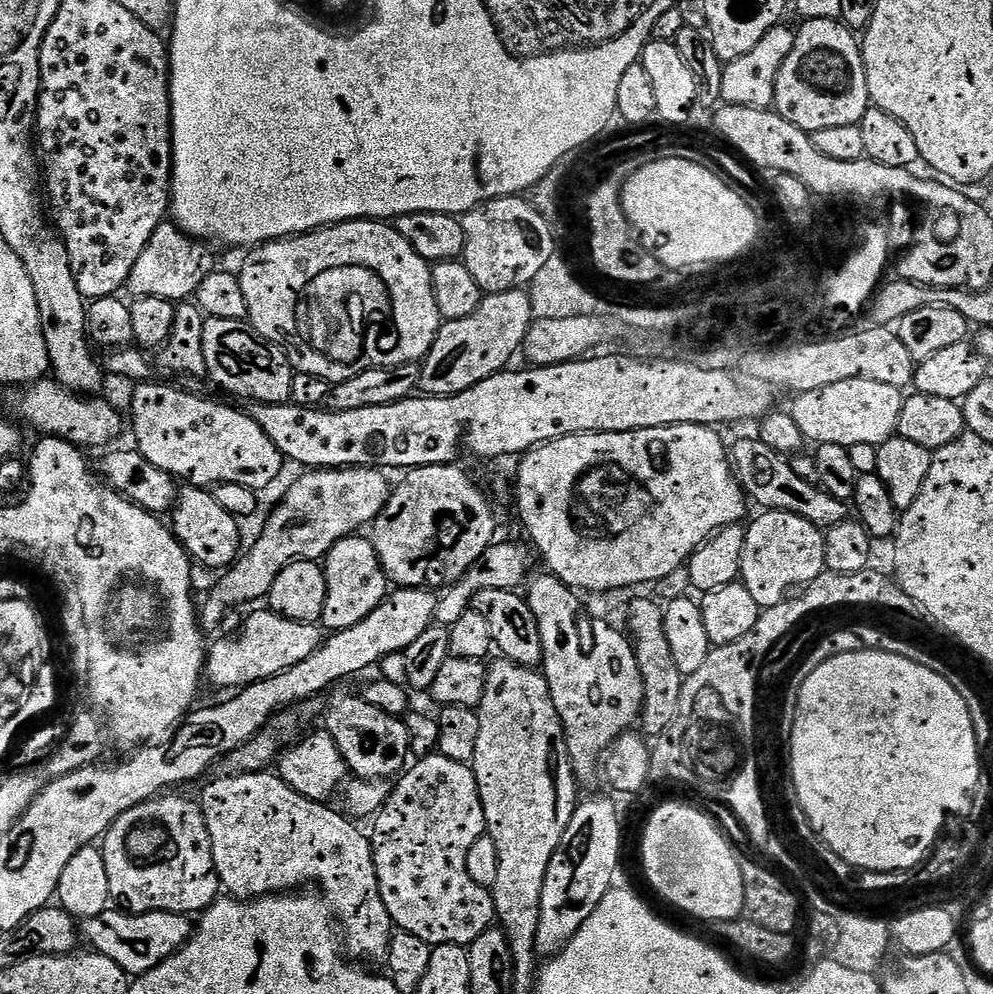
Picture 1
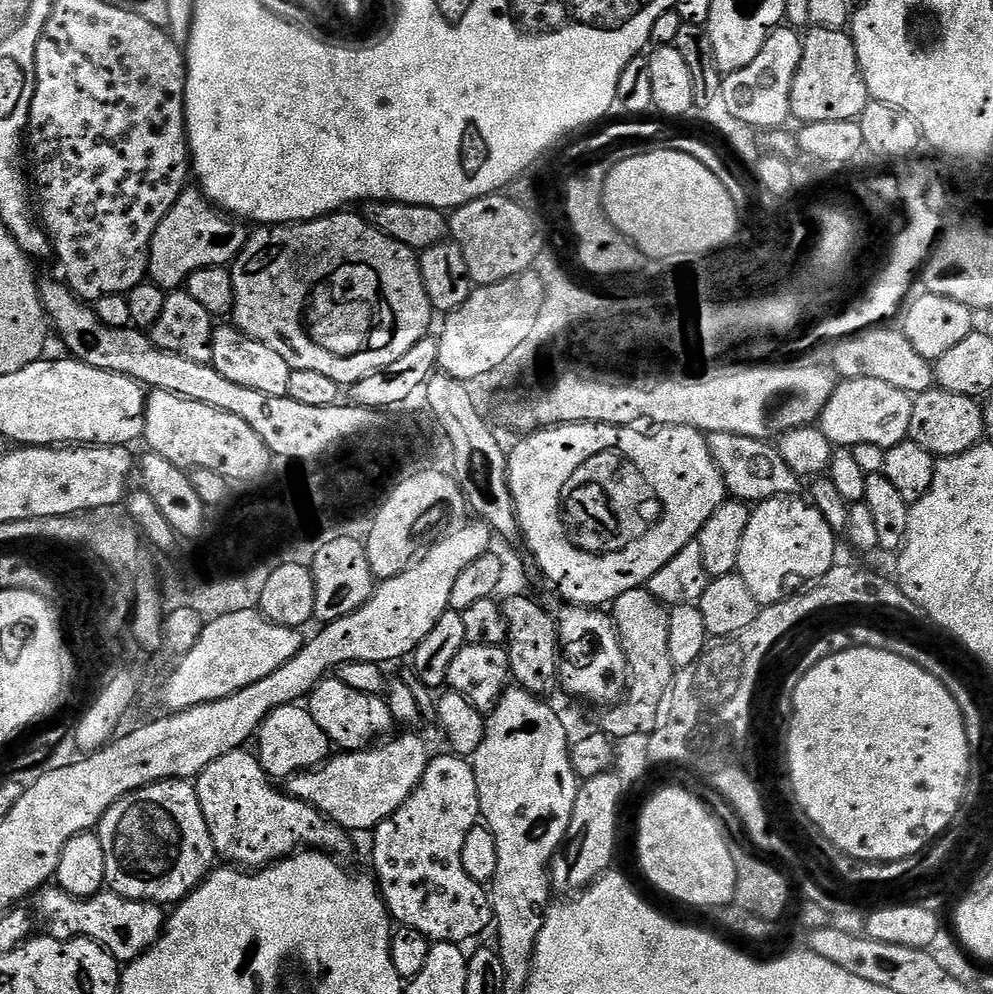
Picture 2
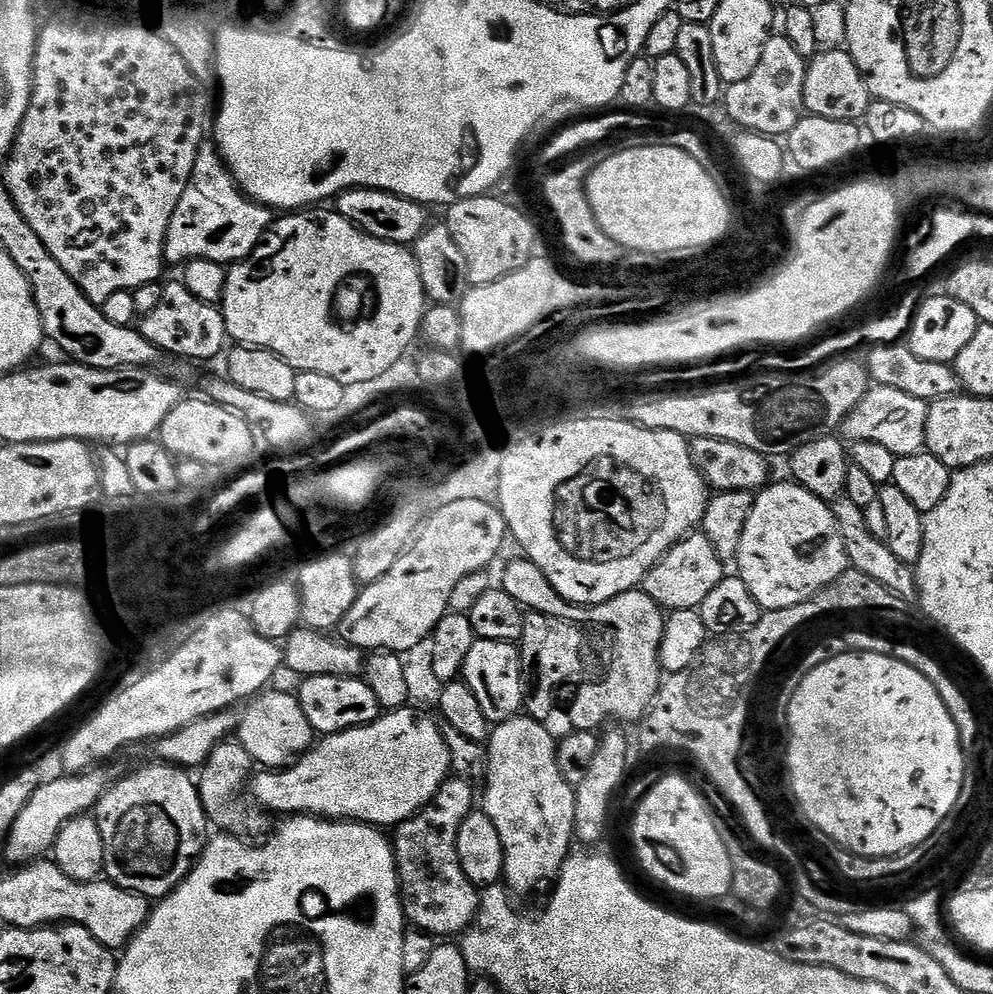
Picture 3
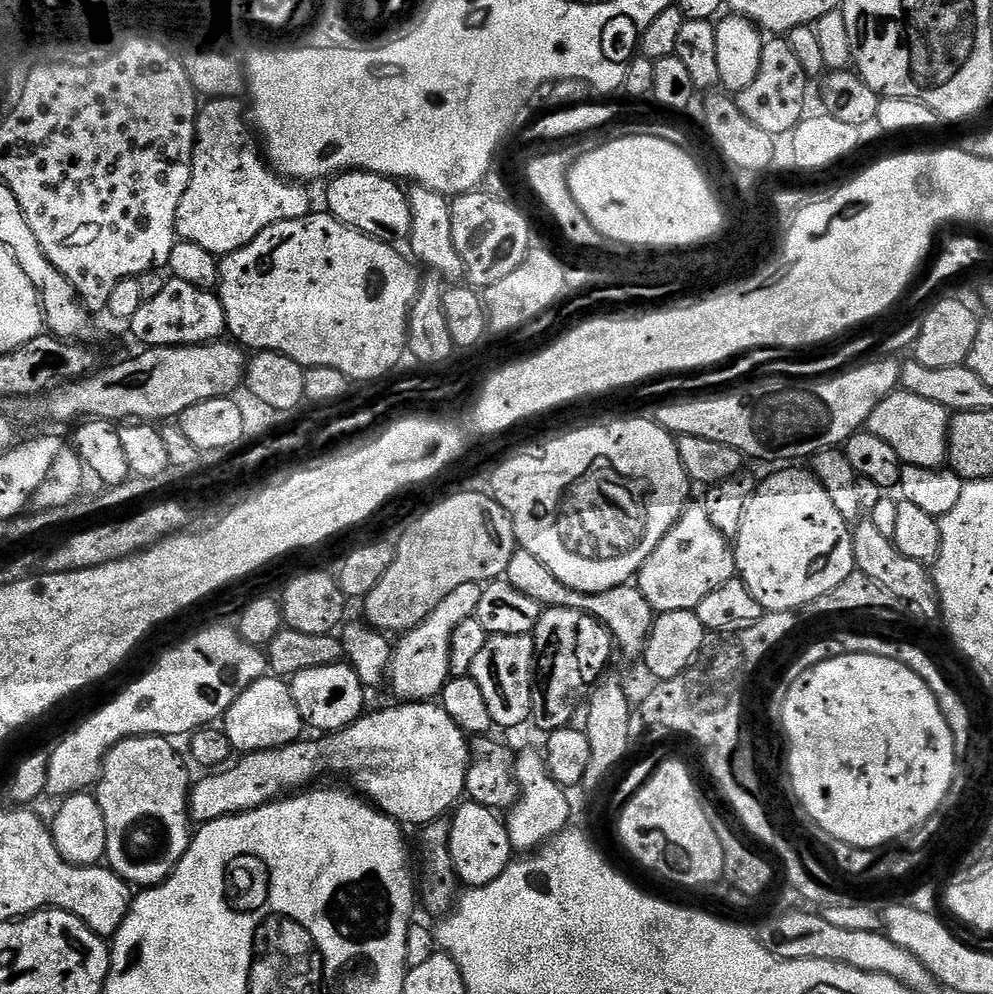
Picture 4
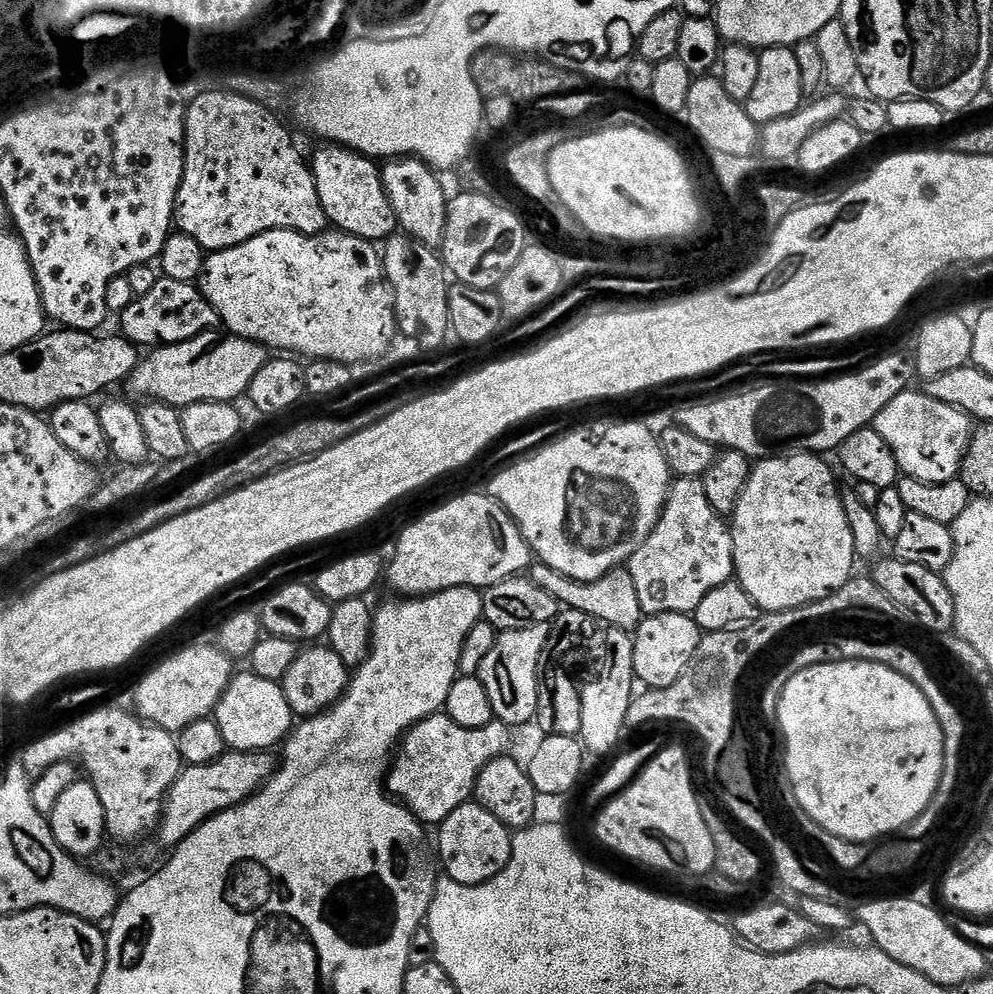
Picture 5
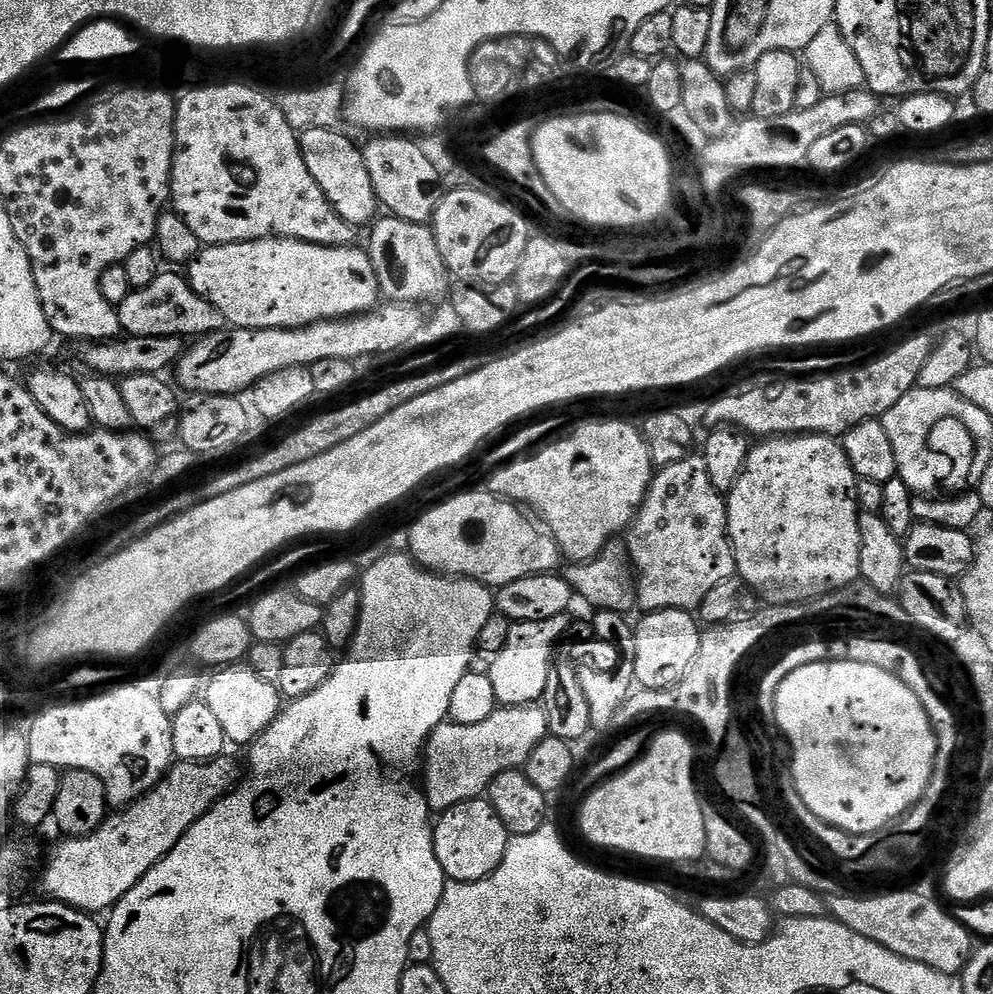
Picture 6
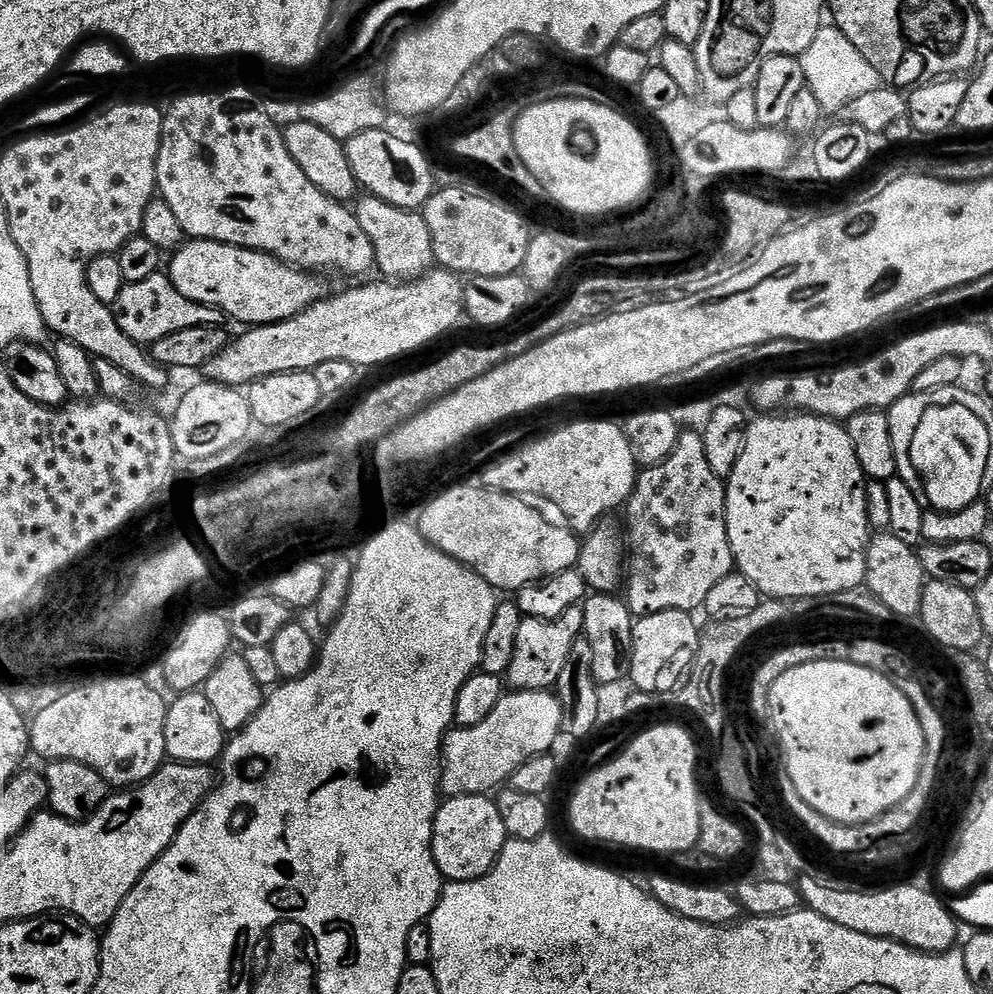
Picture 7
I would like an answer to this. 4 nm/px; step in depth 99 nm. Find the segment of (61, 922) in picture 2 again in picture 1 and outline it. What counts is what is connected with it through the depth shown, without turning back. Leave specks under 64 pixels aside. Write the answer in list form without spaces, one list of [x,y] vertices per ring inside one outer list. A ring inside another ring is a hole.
[[[109,910],[98,914],[94,918],[83,921],[82,936],[85,941],[89,940],[91,947],[101,952],[110,962],[118,962],[122,970],[127,972],[129,977],[135,978],[154,970],[166,958],[170,958],[175,952],[188,943],[194,931],[194,924],[187,915],[179,912],[130,912],[127,910]]]

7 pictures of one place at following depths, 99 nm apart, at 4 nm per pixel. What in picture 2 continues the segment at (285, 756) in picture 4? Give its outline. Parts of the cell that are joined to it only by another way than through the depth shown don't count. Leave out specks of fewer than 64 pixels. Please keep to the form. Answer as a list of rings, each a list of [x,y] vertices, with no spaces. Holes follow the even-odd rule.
[[[412,730],[401,732],[401,736],[393,735],[355,752],[341,751],[336,754],[340,756],[333,755],[310,772],[296,773],[287,781],[288,795],[311,804],[321,816],[349,833],[375,830],[410,798],[430,759],[422,737],[415,736]]]

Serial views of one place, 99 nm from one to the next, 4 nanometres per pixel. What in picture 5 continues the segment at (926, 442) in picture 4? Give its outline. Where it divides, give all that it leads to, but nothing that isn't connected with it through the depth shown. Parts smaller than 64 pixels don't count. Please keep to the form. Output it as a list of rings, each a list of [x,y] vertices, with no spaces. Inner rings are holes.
[[[909,390],[898,394],[898,398],[876,416],[874,427],[886,438],[890,450],[894,450],[903,475],[918,478],[918,482],[941,484],[959,477],[968,443],[972,440],[974,421],[962,410],[938,402],[938,398],[930,398],[927,391]]]

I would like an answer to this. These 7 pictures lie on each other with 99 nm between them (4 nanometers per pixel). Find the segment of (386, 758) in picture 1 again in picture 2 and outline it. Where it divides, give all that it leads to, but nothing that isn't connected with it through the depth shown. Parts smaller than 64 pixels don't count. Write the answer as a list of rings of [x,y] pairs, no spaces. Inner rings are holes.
[[[325,678],[311,696],[307,697],[306,707],[314,722],[322,726],[329,741],[335,747],[337,744],[337,749],[346,752],[355,752],[365,746],[371,746],[387,737],[393,731],[391,728],[394,728],[390,706],[383,695],[362,694],[362,690],[353,690],[351,686],[346,686],[335,678]]]

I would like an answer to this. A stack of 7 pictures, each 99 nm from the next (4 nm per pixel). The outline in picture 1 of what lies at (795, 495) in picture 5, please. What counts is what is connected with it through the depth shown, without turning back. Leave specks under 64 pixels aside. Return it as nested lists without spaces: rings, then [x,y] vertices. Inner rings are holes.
[[[764,510],[759,514],[761,516],[746,528],[746,546],[742,546],[740,580],[746,586],[746,590],[750,590],[754,602],[758,602],[758,606],[763,610],[778,606],[789,593],[801,586],[807,586],[826,569],[824,532],[815,524],[789,512]]]

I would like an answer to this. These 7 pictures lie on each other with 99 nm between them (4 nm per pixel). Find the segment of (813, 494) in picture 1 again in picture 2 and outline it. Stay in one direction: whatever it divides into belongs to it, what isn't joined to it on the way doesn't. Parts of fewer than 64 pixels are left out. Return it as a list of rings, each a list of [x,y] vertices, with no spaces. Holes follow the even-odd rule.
[[[713,432],[707,437],[712,463],[718,466],[720,479],[724,481],[727,495],[734,500],[759,502],[773,500],[779,496],[796,496],[801,477],[783,461],[777,445],[767,440],[746,438],[742,434]]]

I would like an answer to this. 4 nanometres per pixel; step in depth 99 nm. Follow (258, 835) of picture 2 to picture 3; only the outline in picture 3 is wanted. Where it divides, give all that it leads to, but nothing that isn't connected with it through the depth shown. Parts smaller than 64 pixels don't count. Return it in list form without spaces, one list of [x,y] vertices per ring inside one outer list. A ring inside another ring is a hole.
[[[225,742],[212,751],[210,758],[199,769],[198,787],[202,806],[209,821],[215,827],[216,824],[220,827],[217,829],[228,834],[247,834],[249,837],[256,838],[259,837],[256,835],[267,826],[269,817],[259,807],[247,808],[246,805],[240,804],[240,795],[243,792],[245,795],[246,785],[249,783],[253,768],[252,759],[246,754],[246,750],[240,743]],[[244,832],[249,832],[249,834]]]

